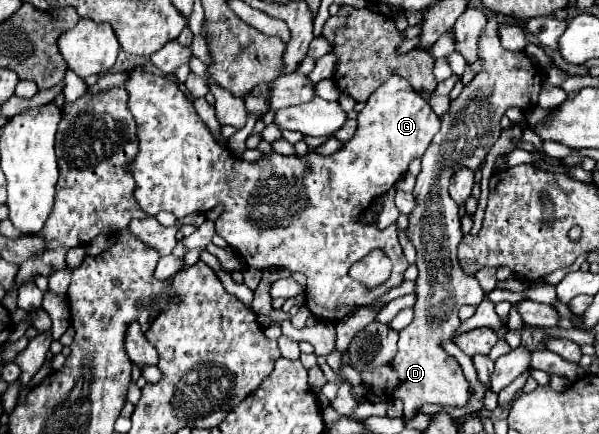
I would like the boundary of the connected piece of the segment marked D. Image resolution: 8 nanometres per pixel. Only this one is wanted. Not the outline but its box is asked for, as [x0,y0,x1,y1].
[361,19,539,417]

